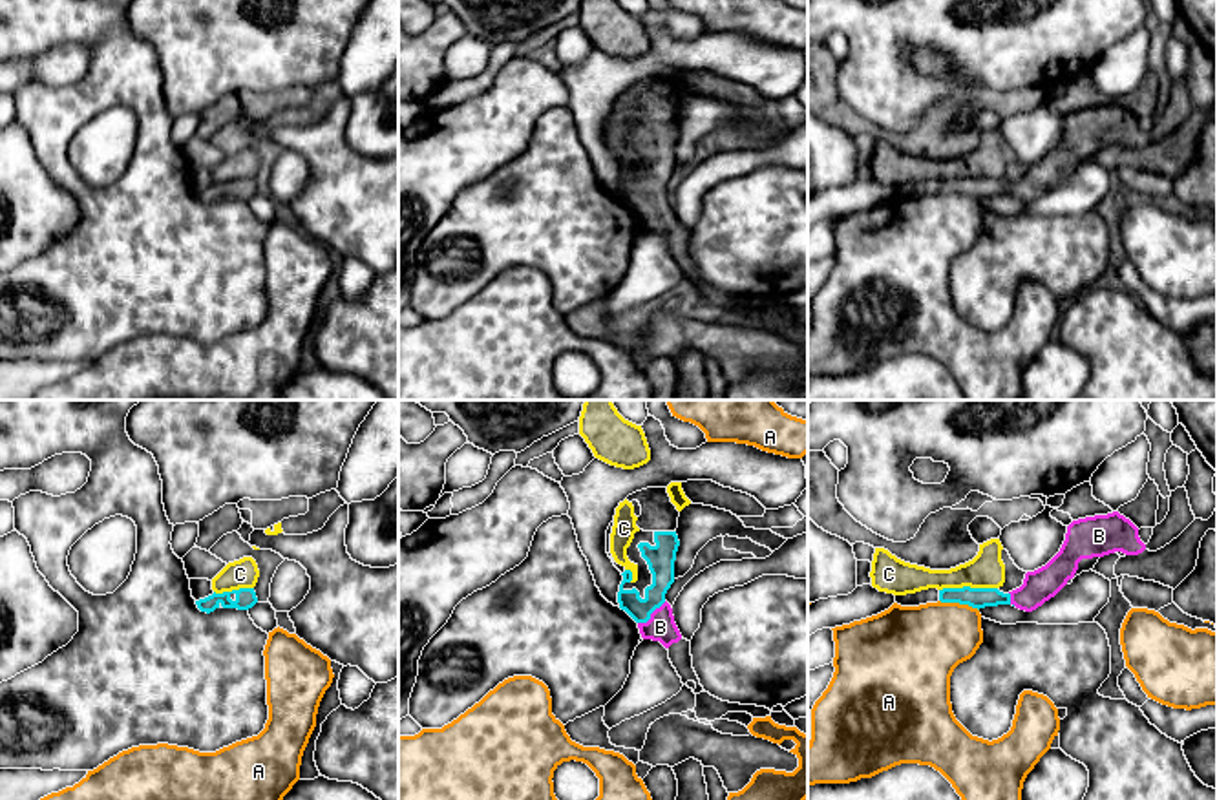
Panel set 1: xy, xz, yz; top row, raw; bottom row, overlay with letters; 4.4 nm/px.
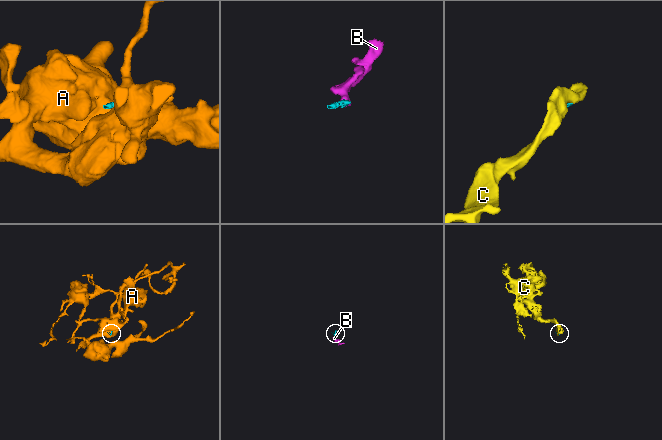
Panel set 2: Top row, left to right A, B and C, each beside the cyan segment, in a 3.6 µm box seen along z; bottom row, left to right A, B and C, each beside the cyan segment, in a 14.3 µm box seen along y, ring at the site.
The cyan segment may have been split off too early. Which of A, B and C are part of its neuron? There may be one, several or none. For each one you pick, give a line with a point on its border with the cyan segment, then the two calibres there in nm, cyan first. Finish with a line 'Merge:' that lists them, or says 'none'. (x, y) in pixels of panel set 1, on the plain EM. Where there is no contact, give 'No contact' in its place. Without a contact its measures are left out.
B: Touches cyan at xz (651, 203). Thickness 120 nm (cyan) against 120 nm
Merge: B

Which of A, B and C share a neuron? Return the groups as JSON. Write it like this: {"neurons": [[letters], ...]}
{"neurons": [["A"], ["B"], ["C"]]}

